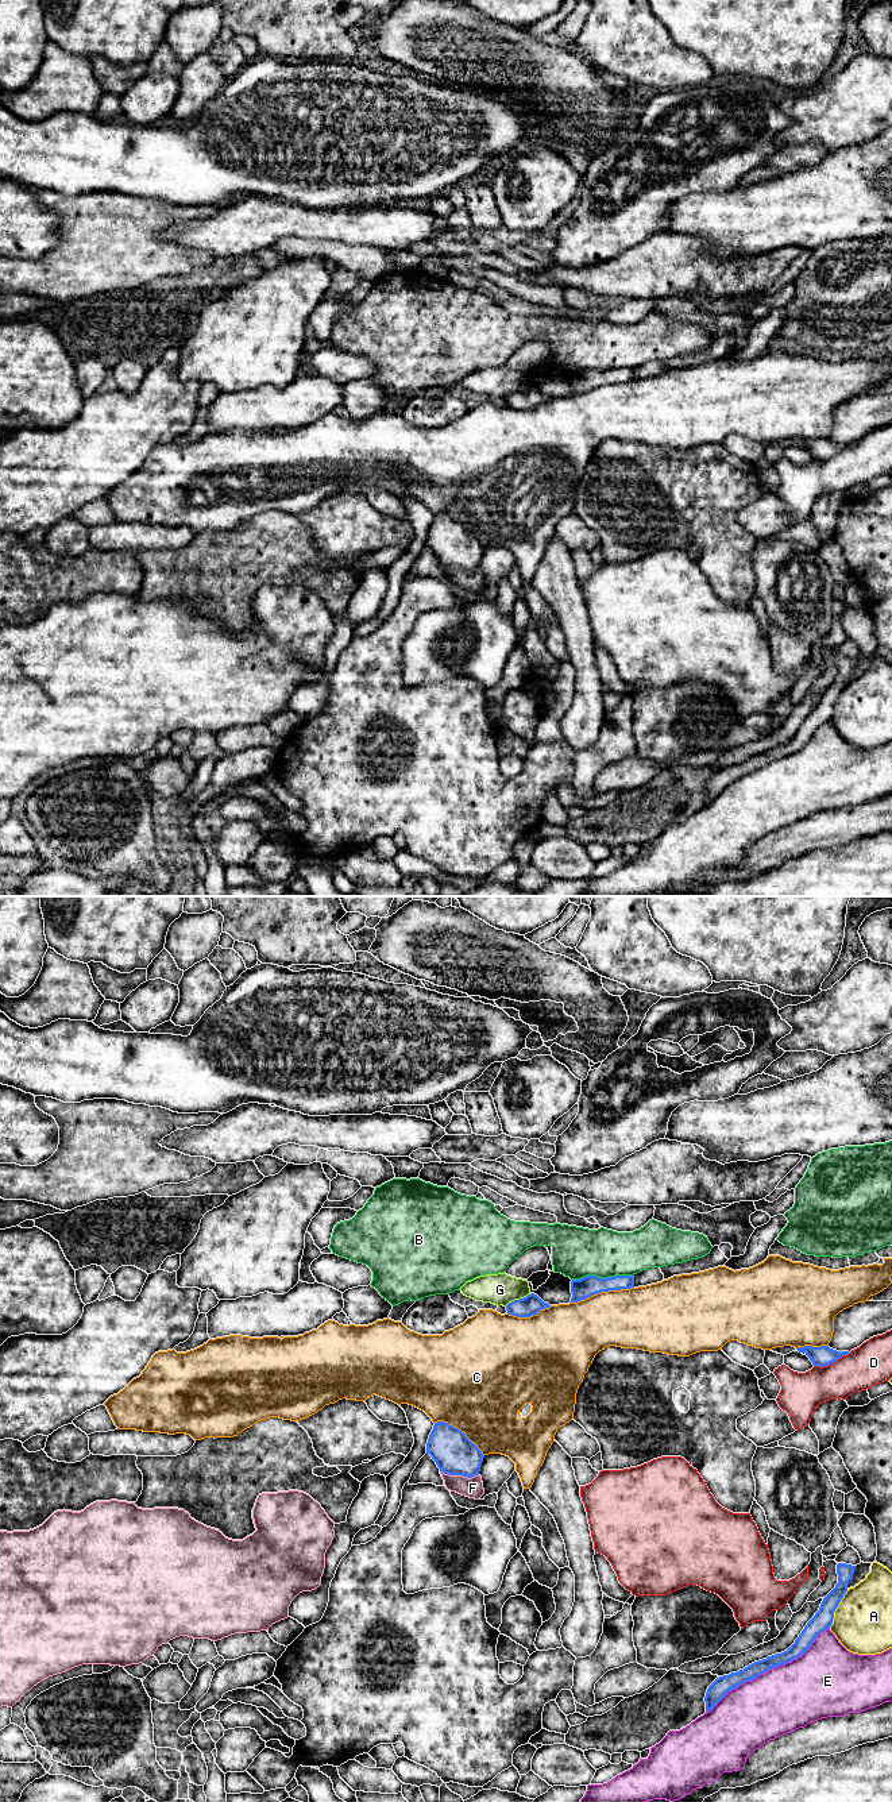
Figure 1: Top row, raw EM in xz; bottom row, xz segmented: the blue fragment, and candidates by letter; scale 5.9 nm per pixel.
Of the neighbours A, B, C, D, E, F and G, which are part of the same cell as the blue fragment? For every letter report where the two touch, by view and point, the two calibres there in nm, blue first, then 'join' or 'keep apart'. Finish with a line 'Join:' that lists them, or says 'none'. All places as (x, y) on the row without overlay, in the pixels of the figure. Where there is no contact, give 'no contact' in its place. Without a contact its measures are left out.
A: meets blue in xz at (835, 701); 120 nm thick on the blue side, 360 nm on the other; keep apart
B: meets blue in xz at (602, 371); 120 nm thick on the blue side, 300 nm on the other; keep apart
C: meets blue in xz at (601, 384); 120 nm thick on the blue side, 360 nm on the other; keep apart
D: meets blue in xz at (831, 455); 120 nm thick on the blue side, 240 nm on the other; keep apart
E: meets blue in xz at (768, 763); 90 nm thick on the blue side, 380 nm on the other; keep apart
F: meets blue in xz at (459, 567); 240 nm thick on the blue side, 120 nm on the other; keep apart
G: meets blue in xz at (517, 393); 120 nm thick on the blue side, 190 nm on the other; keep apart
Join: none

